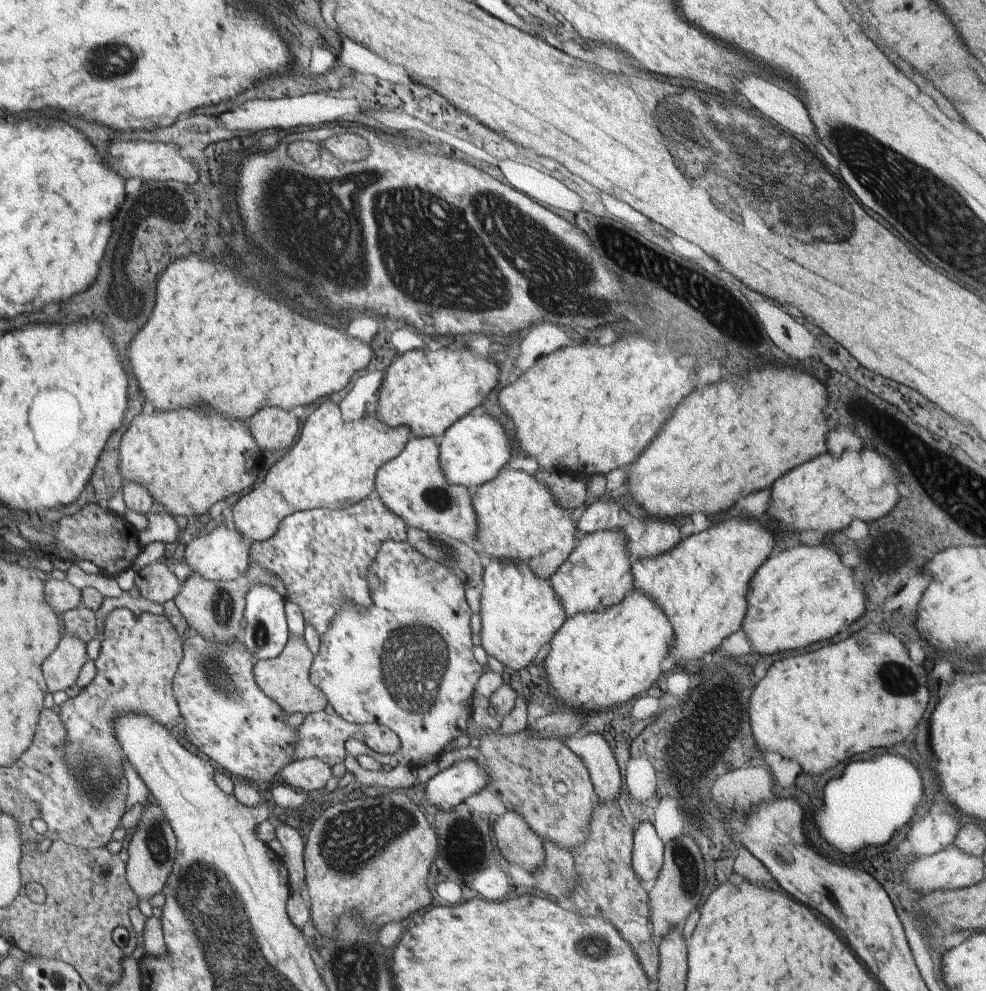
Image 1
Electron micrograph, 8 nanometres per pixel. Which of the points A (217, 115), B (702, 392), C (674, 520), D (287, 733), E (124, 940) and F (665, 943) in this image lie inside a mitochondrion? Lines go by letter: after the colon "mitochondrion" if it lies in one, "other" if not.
A: other
B: other
C: other
D: other
E: other
F: other

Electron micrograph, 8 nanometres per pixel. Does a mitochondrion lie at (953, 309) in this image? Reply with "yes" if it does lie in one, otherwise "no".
no

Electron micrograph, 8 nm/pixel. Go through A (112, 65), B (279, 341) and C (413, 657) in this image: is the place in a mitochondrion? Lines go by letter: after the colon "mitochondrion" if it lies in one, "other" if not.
A: mitochondrion
B: other
C: mitochondrion

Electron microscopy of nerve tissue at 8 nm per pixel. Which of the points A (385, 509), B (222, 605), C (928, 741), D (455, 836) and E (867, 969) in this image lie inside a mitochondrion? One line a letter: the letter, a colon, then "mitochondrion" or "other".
A: other
B: mitochondrion
C: other
D: other
E: other

